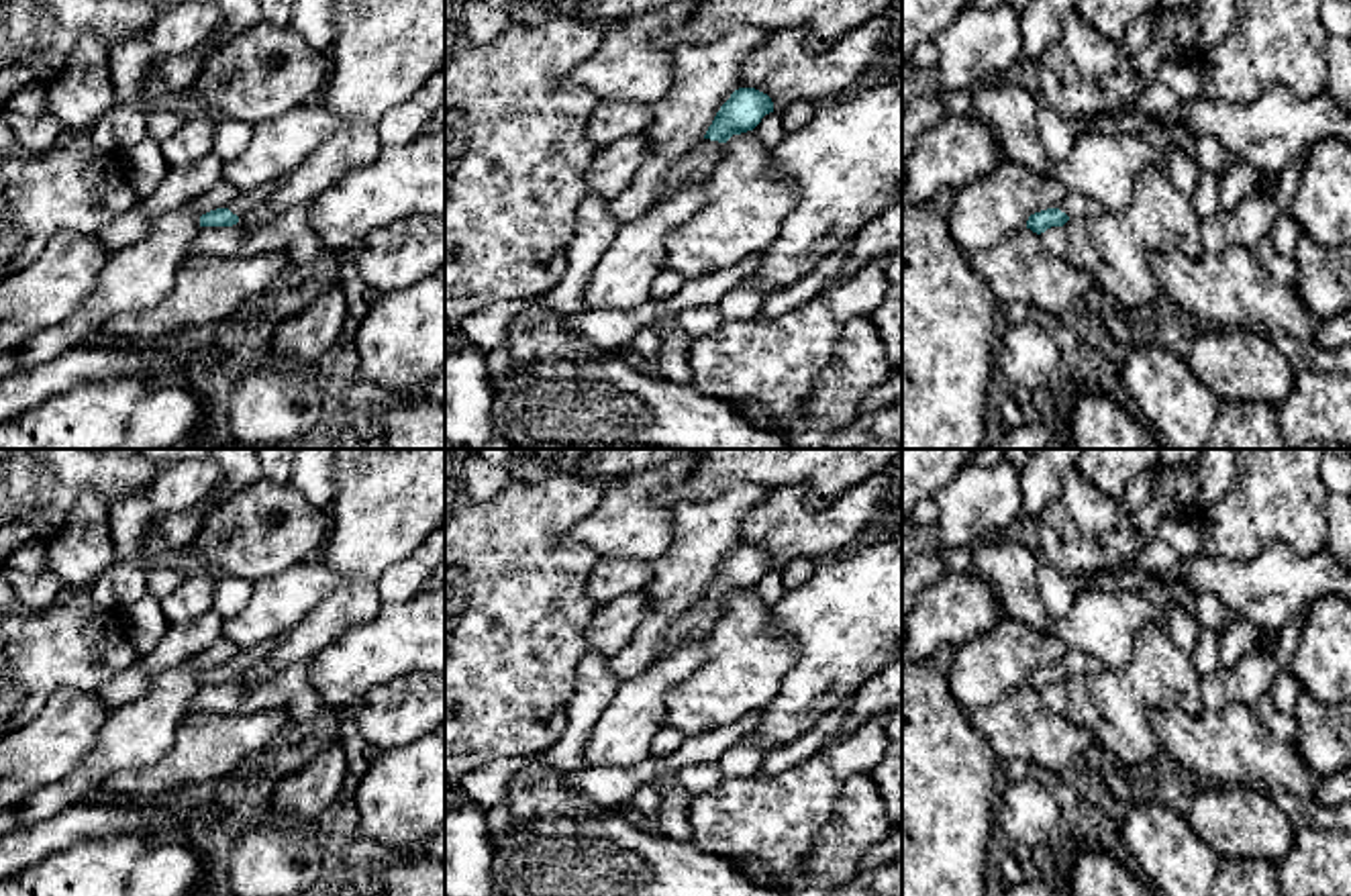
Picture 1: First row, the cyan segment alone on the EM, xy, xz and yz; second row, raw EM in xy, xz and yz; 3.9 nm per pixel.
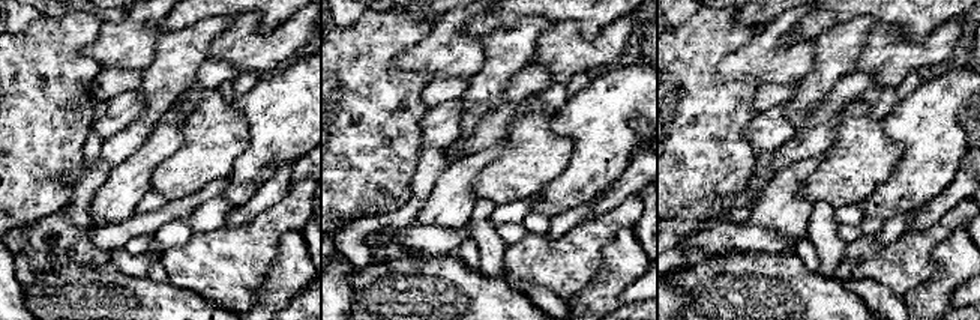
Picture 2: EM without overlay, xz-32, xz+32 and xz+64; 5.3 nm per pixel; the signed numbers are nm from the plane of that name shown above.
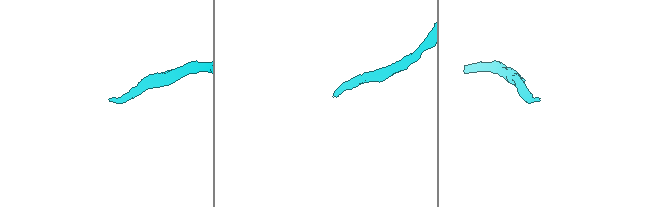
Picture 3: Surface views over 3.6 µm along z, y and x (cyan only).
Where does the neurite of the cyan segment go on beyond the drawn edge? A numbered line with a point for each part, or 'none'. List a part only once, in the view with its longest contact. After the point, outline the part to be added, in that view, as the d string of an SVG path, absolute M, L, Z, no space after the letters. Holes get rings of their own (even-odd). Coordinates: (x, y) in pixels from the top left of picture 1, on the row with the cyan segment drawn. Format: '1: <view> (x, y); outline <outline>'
1: xz (701, 160); outline M704 139L688 155L680 157L665 173L657 202L671 198L682 186L704 180L722 157L724 143Z

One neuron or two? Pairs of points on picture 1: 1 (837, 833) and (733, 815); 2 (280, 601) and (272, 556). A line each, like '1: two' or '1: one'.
1: two
2: two

